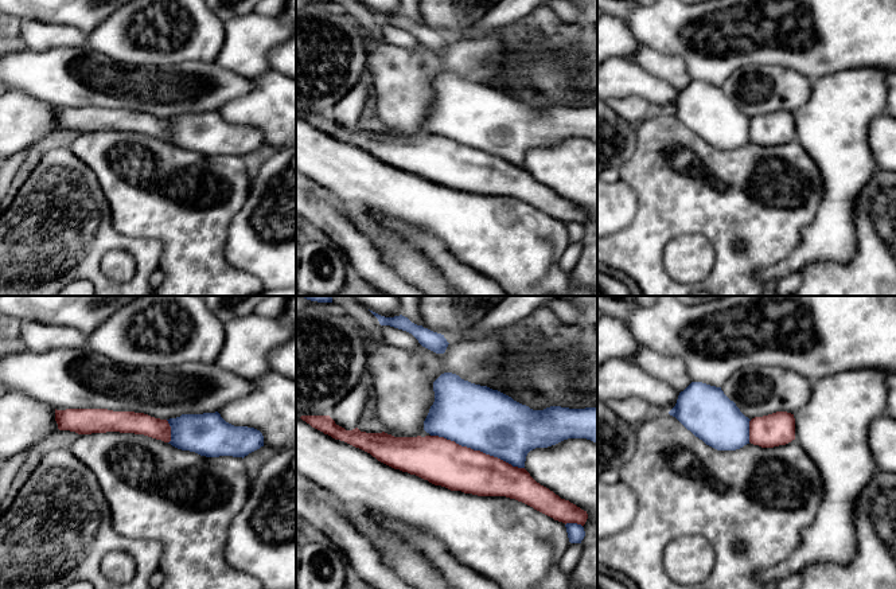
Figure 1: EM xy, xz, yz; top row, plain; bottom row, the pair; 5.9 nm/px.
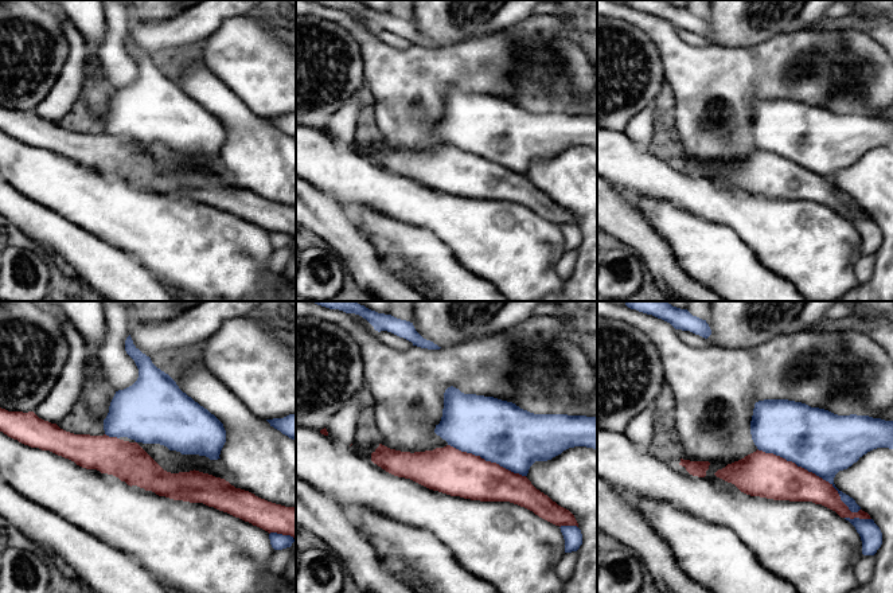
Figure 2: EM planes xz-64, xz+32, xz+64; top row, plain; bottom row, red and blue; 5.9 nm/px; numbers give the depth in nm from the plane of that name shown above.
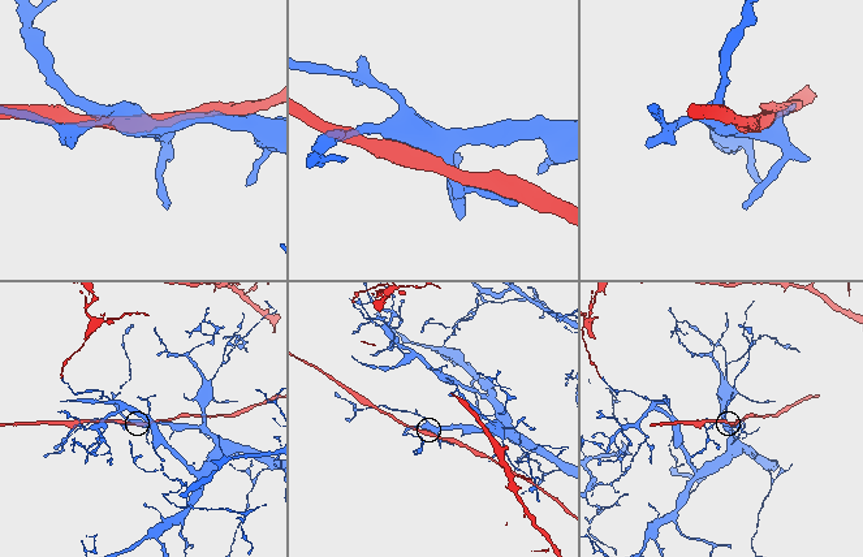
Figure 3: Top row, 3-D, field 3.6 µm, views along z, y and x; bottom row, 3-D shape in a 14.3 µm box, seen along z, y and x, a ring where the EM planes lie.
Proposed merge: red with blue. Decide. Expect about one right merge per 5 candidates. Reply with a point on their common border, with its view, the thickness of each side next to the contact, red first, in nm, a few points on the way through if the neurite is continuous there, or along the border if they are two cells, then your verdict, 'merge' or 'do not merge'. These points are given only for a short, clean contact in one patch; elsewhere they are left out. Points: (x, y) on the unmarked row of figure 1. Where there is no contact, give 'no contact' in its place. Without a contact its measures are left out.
xz (478, 149) | 280/380 nm | do not merge

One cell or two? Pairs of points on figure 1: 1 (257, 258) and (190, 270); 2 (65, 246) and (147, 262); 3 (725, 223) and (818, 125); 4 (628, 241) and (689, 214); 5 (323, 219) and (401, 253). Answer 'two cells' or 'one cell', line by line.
1: two cells
2: one cell
3: two cells
4: one cell
5: two cells

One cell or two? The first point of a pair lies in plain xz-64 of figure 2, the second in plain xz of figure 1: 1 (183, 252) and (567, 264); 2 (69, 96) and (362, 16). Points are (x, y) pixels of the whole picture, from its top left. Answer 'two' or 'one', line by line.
1: two
2: one

